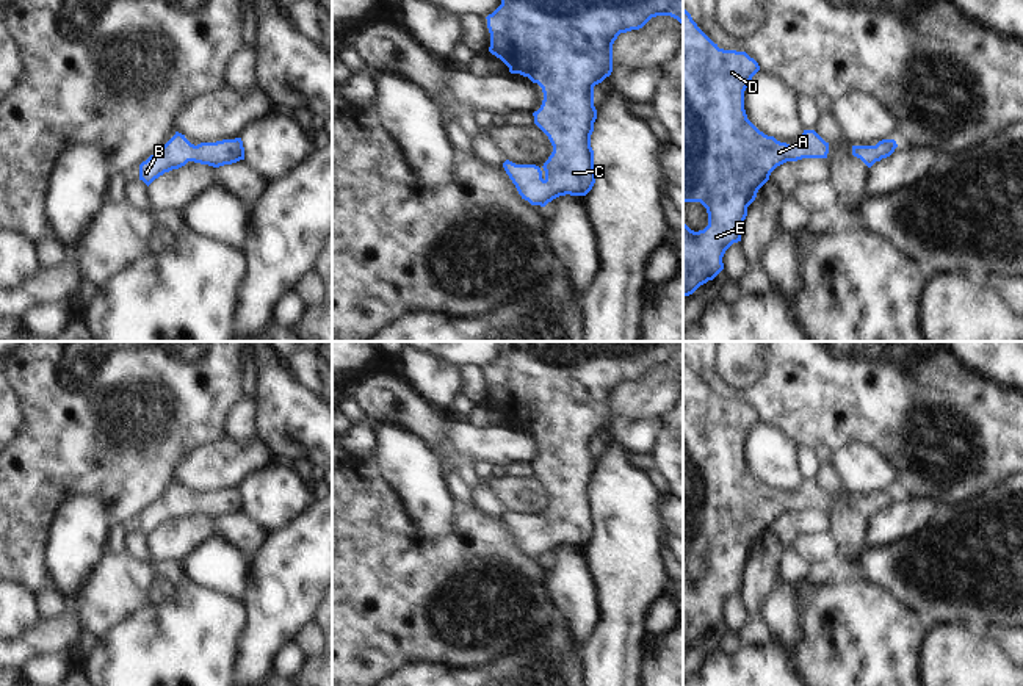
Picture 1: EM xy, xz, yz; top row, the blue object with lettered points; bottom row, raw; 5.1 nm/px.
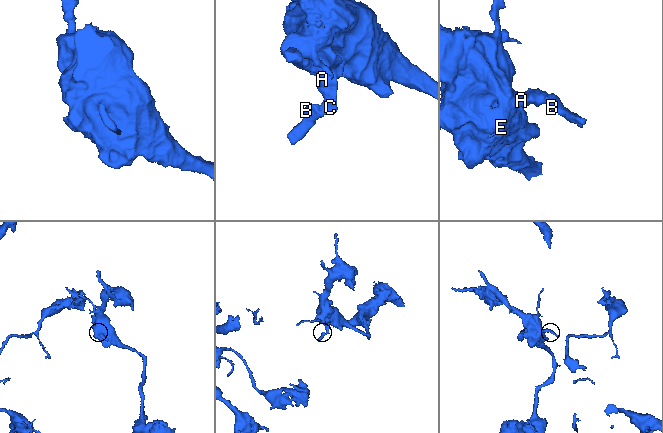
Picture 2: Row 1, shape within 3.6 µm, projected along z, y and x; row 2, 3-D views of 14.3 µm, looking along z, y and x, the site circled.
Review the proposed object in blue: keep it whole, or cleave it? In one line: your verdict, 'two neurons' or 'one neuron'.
one neuron

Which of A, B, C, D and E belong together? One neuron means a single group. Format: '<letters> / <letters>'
A B C D E

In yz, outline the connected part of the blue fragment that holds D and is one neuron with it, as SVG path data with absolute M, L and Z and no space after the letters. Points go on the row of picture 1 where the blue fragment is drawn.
M683 6L683 204L700 202L708 213L703 230L694 232L683 222L683 296L692 294L724 269L725 251L741 241L747 207L777 166L802 158L827 158L829 143L815 130L804 130L802 138L790 146L765 135L747 119L744 91L758 70L758 63L746 52L719 49Z

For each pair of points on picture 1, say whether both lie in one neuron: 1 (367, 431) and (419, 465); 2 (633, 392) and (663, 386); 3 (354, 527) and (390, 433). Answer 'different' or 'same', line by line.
1: different
2: same
3: different

